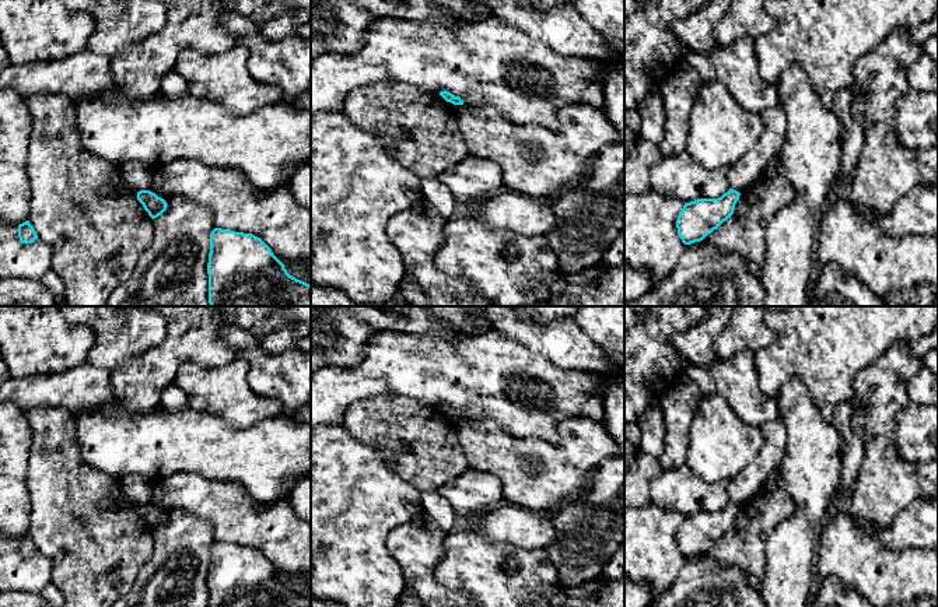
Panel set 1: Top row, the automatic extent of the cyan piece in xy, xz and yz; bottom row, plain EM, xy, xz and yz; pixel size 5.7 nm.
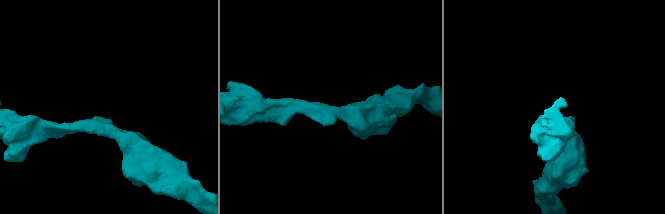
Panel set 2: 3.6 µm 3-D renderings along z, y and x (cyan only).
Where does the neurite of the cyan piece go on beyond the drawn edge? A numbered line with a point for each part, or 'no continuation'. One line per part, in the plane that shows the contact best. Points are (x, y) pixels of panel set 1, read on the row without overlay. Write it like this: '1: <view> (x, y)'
no continuation

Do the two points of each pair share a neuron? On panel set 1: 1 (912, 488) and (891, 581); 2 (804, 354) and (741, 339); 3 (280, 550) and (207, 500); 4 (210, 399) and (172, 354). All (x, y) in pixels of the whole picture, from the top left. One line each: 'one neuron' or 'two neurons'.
1: two neurons
2: two neurons
3: one neuron
4: two neurons

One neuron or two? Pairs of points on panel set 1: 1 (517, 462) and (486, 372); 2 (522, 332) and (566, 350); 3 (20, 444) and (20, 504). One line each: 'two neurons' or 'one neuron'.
1: two neurons
2: one neuron
3: one neuron

